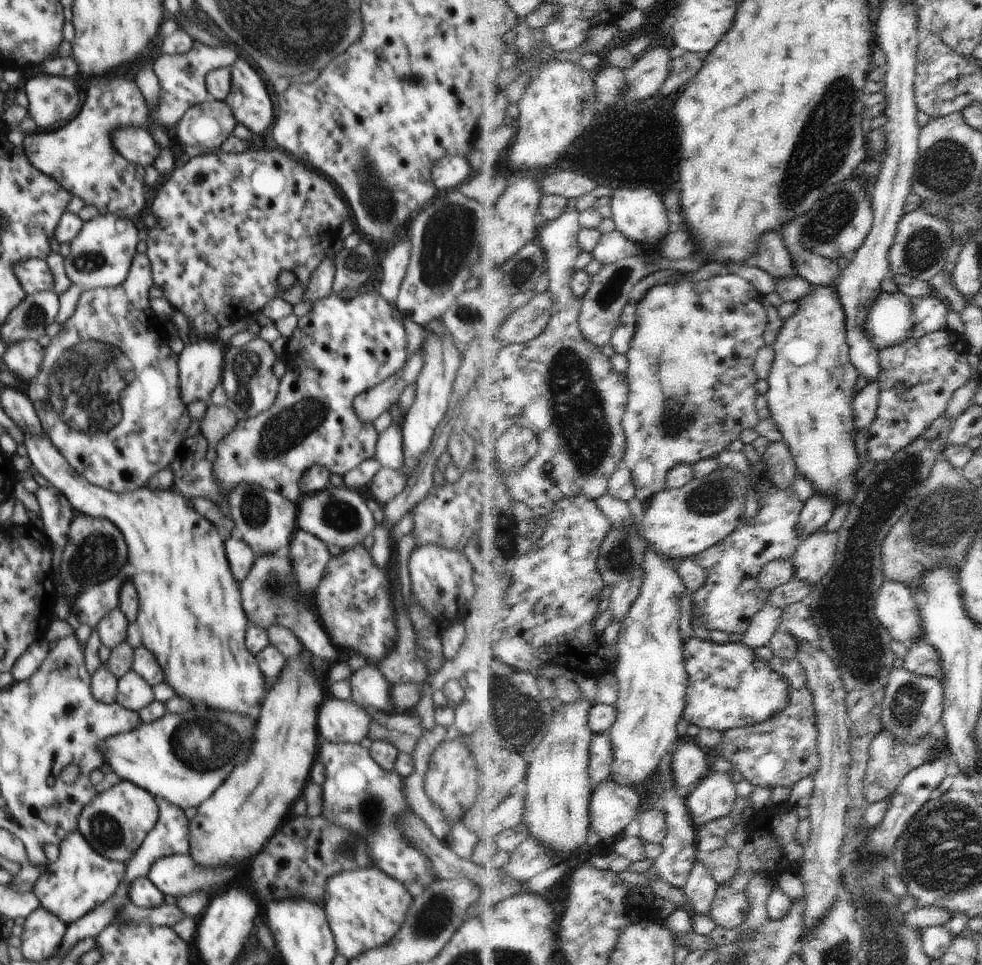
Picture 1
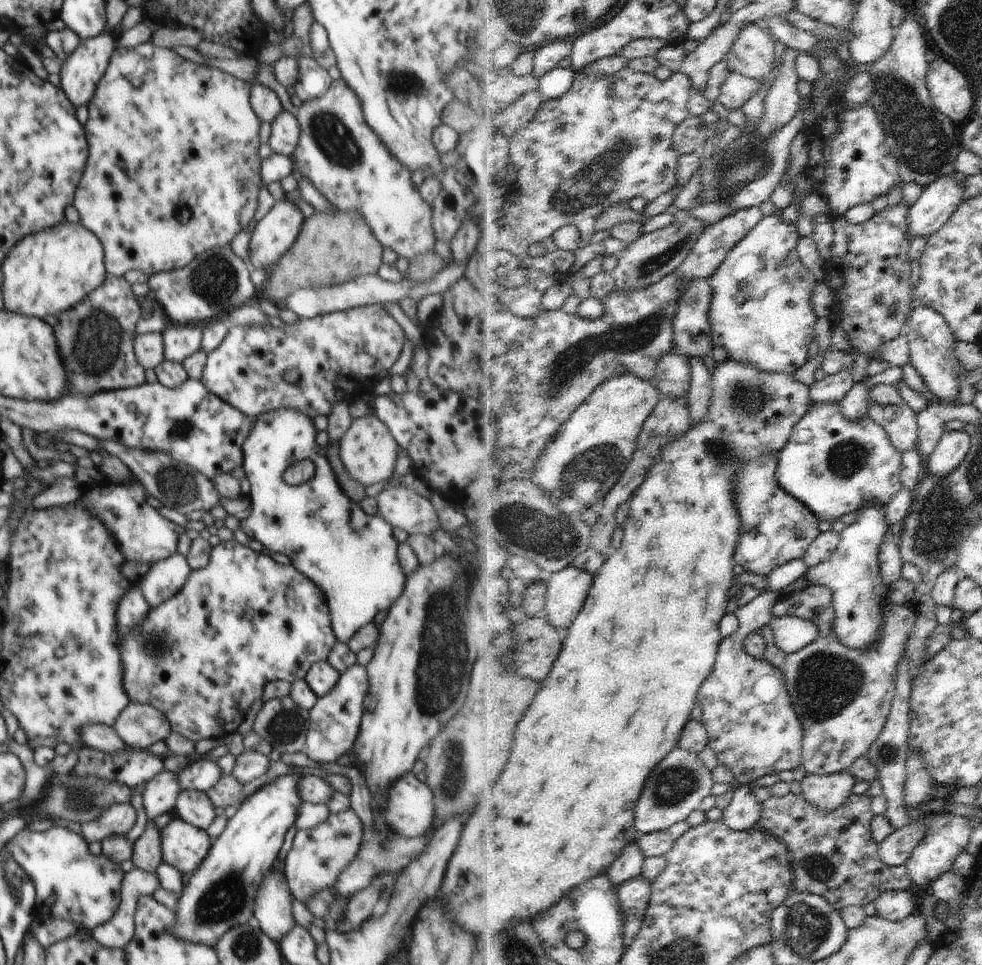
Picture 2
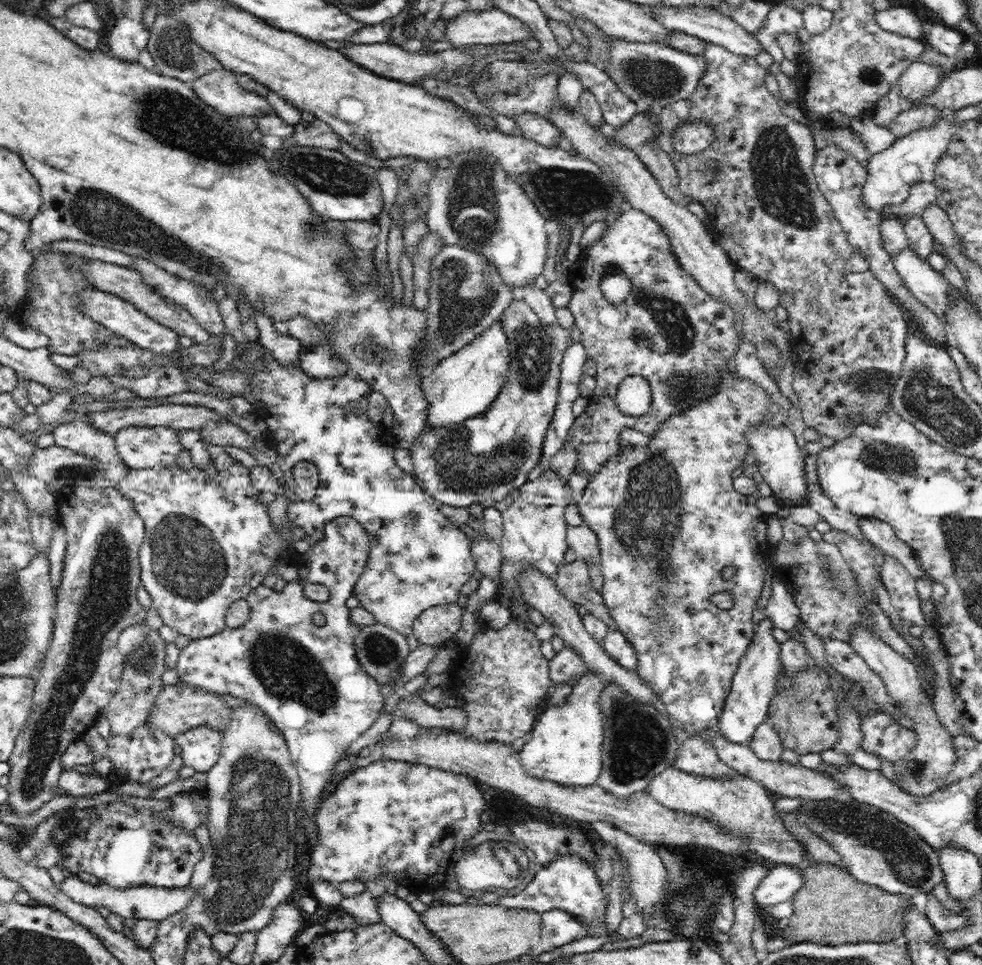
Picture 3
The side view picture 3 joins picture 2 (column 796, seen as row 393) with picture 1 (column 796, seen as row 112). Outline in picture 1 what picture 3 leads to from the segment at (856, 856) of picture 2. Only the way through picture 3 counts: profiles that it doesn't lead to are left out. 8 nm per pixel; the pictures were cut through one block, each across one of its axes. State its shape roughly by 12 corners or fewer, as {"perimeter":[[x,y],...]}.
{"perimeter":[[814,692],[730,730],[722,757],[758,787],[821,771]]}

